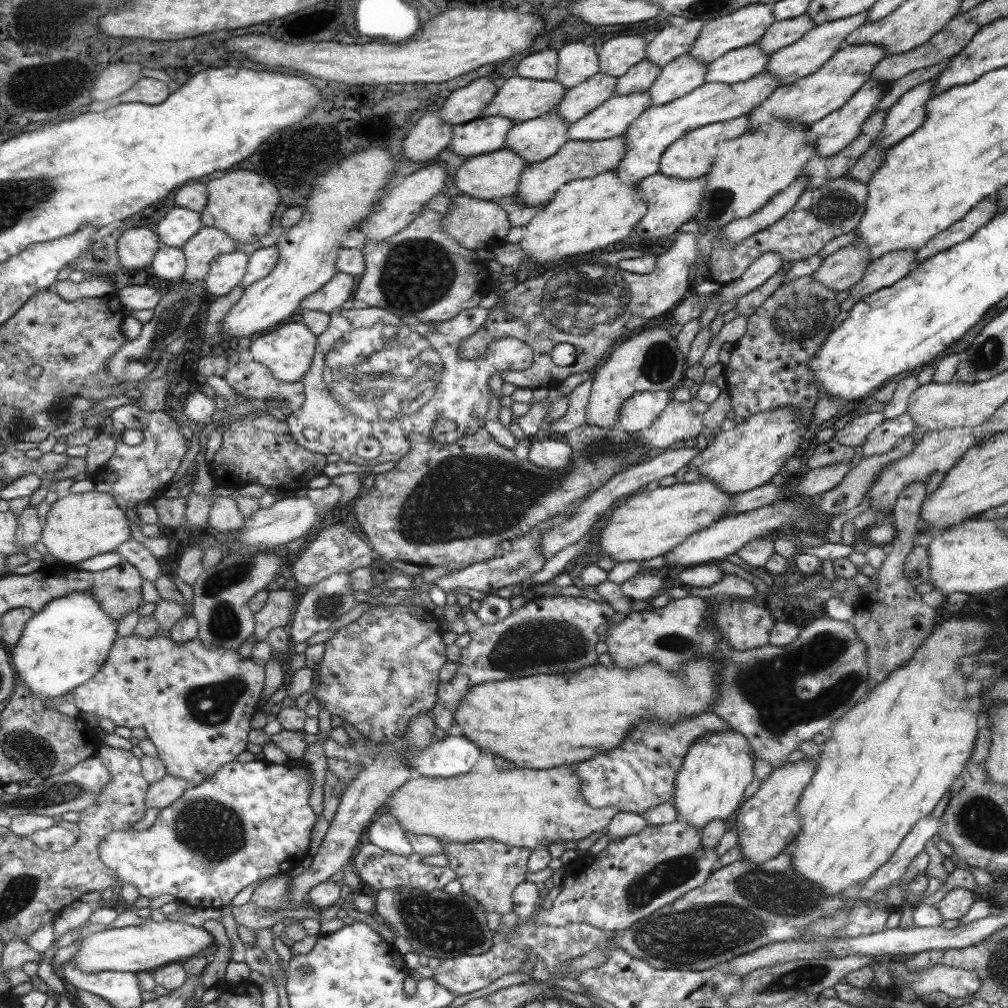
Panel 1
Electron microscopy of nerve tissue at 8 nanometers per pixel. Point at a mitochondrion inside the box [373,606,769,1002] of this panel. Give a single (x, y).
(443, 925)

